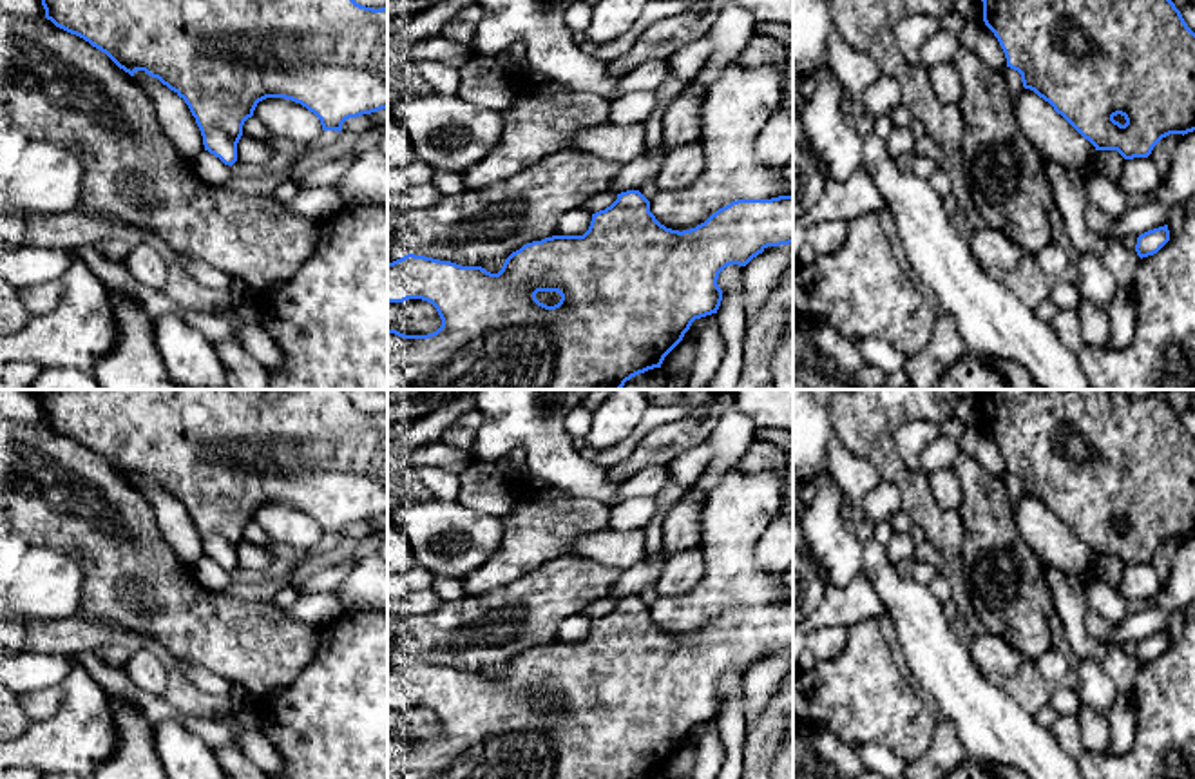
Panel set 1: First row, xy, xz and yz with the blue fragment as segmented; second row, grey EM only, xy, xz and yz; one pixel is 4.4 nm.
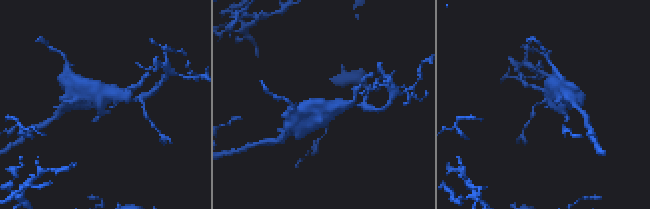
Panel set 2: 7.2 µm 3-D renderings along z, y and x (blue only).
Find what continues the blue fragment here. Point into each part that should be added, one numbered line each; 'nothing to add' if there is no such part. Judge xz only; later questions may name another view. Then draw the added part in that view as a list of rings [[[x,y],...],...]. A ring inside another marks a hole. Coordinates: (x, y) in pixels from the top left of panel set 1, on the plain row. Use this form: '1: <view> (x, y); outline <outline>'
nothing to add

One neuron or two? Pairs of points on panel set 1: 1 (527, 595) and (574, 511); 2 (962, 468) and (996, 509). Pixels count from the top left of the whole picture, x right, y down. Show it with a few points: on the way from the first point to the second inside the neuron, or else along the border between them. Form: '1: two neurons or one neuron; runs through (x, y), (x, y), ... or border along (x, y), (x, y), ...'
1: two neurons; border along (571, 553), (545, 560), (511, 584)
2: one neuron; runs through (973, 479), (985, 499)

